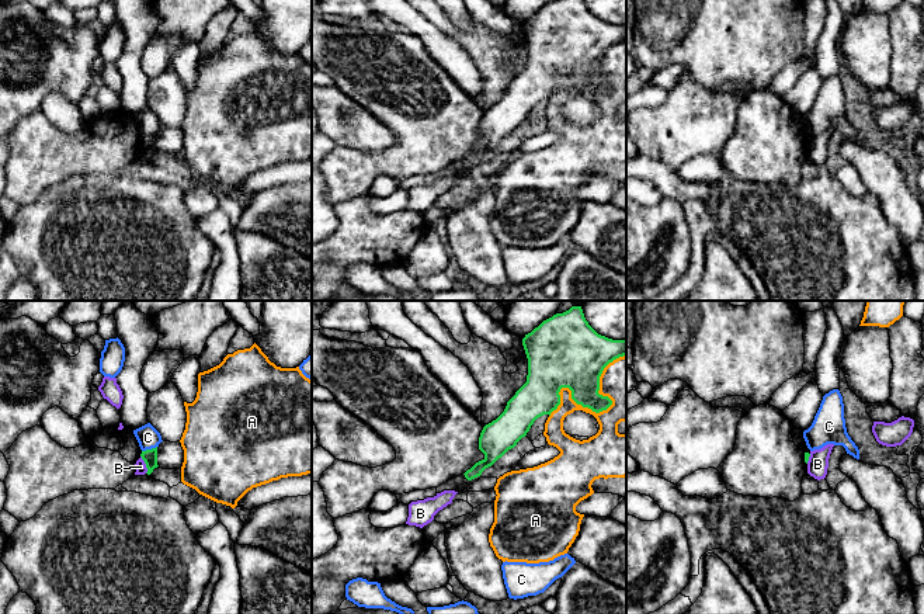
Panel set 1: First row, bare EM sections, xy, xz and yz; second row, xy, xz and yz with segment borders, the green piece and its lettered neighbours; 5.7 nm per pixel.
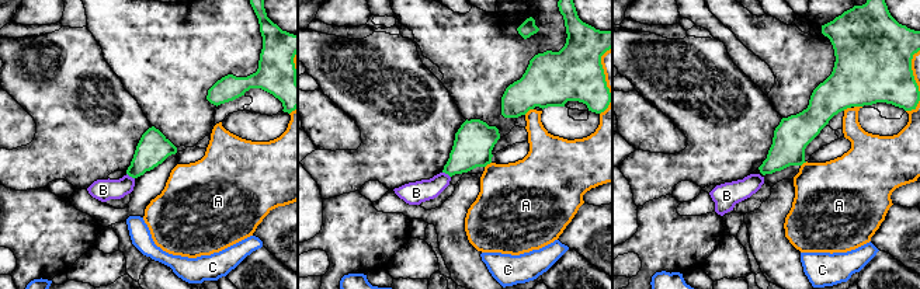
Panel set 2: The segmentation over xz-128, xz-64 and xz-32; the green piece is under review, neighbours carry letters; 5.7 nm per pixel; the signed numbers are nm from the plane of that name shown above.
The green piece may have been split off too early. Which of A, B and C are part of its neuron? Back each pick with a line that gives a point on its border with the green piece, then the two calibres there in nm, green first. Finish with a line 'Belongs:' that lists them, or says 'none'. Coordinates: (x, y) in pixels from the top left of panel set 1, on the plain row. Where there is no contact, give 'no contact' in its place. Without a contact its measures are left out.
Belongs: none

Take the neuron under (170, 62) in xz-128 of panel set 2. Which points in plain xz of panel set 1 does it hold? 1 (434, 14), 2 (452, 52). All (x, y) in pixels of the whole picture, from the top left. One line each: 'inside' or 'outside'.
1: inside
2: outside

